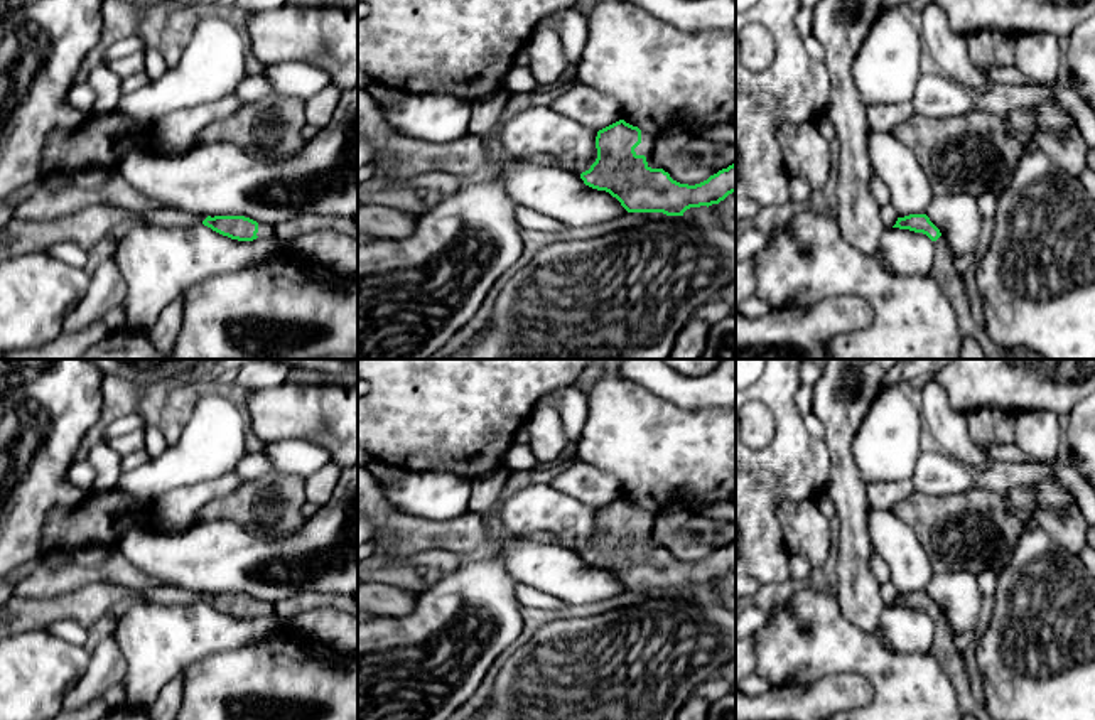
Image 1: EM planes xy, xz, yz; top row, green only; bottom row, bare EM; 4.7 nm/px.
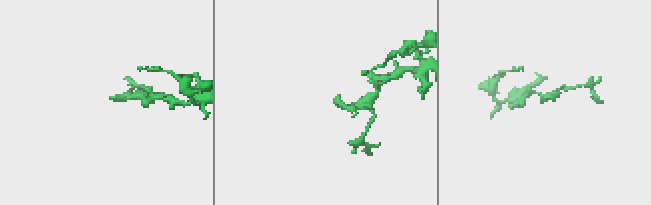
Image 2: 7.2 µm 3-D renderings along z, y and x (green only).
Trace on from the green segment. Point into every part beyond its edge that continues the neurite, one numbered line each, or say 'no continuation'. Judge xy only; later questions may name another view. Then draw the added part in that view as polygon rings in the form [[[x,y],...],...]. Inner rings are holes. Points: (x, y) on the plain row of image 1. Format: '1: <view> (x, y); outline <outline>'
1: xy (88, 604); outline [[[100,582],[54,599],[12,597],[0,607],[0,641],[24,631],[47,629],[54,621],[67,617],[89,627],[105,614],[118,612],[133,600],[162,605],[201,604],[206,595],[169,585],[135,588]]]
2: xy (265, 607); outline [[[258,600],[258,617],[267,617],[273,612],[273,604],[268,600]]]

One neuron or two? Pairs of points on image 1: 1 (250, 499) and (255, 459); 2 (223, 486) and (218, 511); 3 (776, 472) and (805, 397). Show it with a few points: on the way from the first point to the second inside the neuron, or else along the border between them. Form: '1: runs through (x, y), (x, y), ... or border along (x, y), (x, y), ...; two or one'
1: border along (279, 472), (243, 481); two
2: border along (243, 481), (231, 491), (210, 499), (191, 521); two
3: border along (800, 383), (795, 393), (795, 407), (802, 417); two

